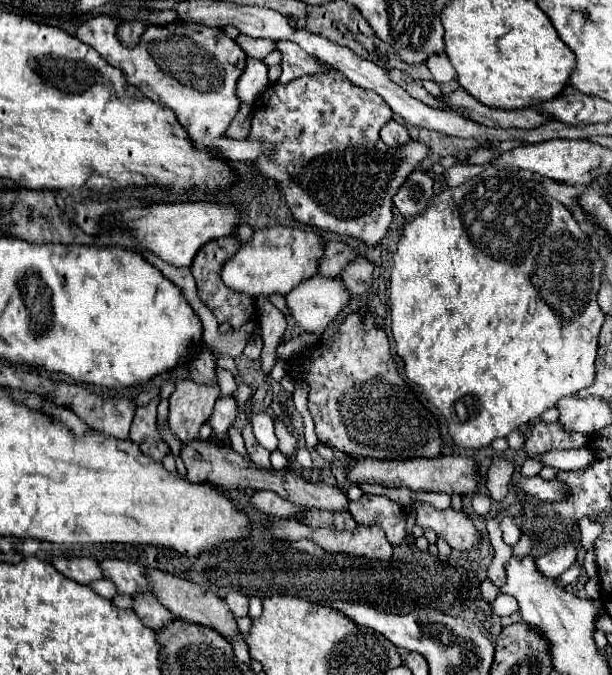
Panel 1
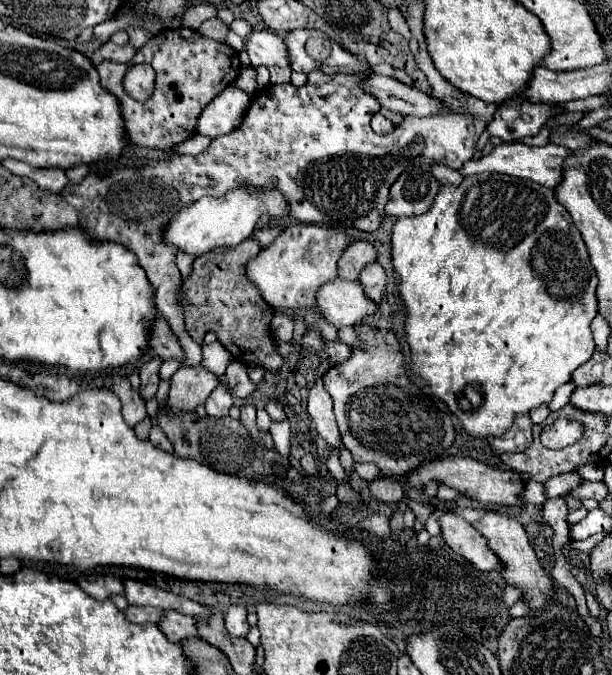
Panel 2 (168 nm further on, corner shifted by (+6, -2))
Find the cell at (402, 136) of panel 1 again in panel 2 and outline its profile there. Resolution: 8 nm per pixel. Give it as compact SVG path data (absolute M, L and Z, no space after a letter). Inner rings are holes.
M374 114L374 118L372 118L372 130L376 134L388 134L392 128L394 128L394 124L388 118L384 118L382 114Z

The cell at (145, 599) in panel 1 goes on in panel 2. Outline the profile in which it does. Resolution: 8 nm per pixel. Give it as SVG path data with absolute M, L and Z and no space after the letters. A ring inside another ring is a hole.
M166 612L166 616L160 622L160 628L162 628L162 632L166 632L170 642L182 642L182 640L186 640L190 636L198 636L196 624L198 622L192 616Z

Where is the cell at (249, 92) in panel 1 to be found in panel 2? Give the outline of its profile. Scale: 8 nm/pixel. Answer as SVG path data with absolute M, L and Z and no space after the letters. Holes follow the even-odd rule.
M228 86L202 110L200 122L196 124L196 132L210 140L230 134L244 120L248 106L250 96L234 86Z

